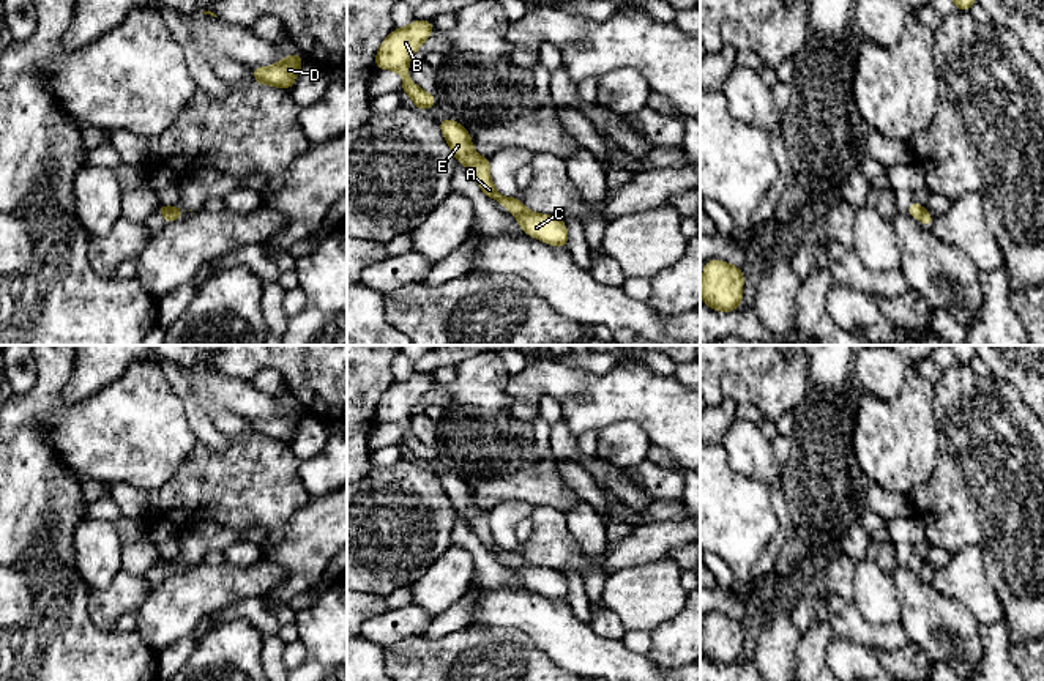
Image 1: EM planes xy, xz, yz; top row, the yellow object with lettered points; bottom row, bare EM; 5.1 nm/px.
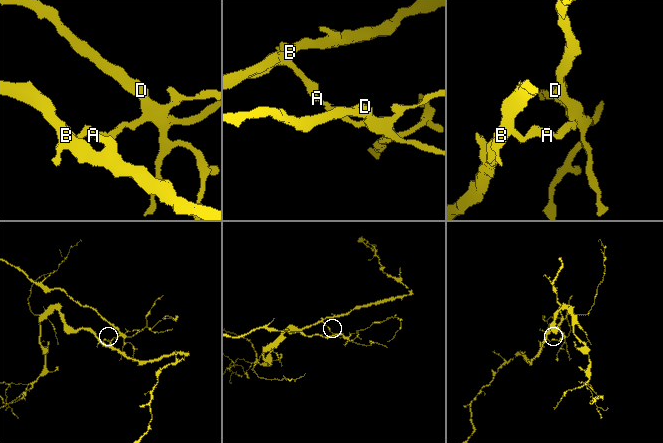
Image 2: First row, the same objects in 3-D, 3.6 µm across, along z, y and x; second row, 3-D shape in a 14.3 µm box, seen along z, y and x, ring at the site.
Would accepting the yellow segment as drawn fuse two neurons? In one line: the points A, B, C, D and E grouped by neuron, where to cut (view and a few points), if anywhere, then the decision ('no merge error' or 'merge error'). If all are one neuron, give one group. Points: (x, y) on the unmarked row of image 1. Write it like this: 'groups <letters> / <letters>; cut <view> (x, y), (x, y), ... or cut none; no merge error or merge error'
groups A B E / C D; cut xz (529, 563), (516, 566); merge error

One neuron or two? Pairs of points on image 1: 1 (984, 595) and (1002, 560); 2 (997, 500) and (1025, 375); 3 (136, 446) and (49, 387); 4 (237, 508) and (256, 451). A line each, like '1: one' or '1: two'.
1: two
2: two
3: one
4: one

